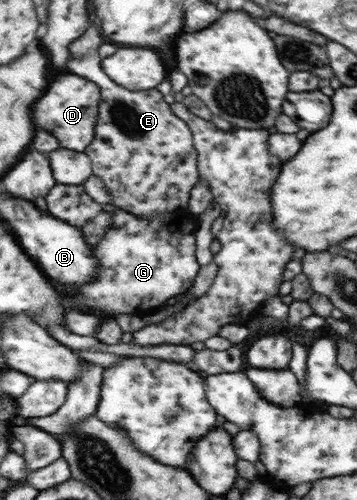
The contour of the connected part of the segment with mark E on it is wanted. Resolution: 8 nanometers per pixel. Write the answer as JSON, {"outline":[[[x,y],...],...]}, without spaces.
{"outline":[[[96,19],[83,37],[73,42],[69,70],[89,78],[103,90],[96,138],[85,154],[91,158],[93,174],[100,177],[112,196],[112,204],[140,217],[185,211],[192,190],[200,181],[198,150],[191,127],[179,118],[157,89],[132,91],[113,82],[101,68],[99,48],[103,32]]]}

